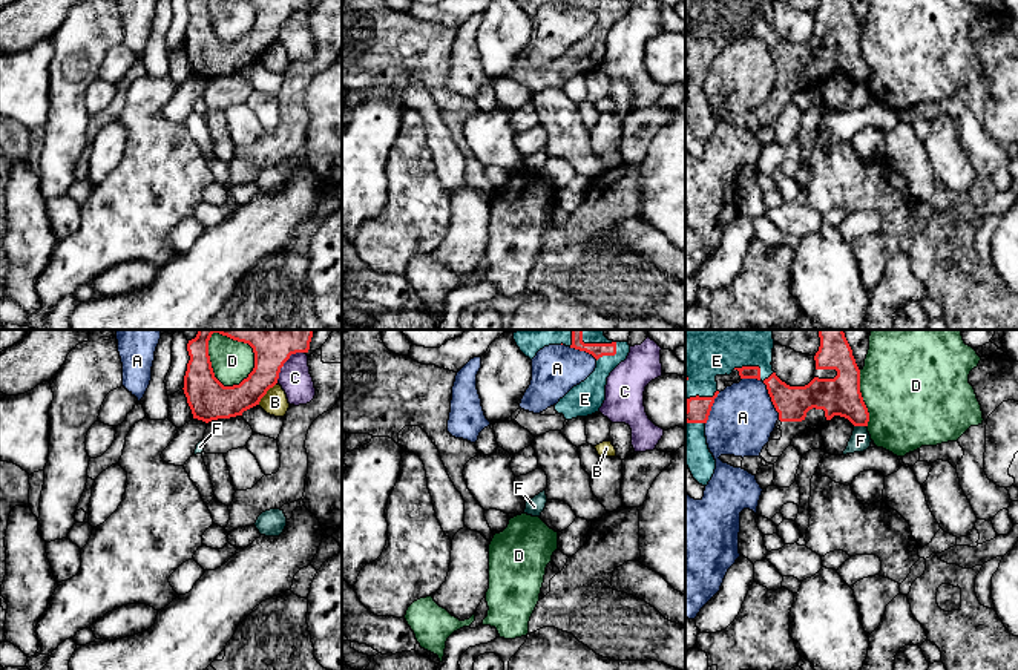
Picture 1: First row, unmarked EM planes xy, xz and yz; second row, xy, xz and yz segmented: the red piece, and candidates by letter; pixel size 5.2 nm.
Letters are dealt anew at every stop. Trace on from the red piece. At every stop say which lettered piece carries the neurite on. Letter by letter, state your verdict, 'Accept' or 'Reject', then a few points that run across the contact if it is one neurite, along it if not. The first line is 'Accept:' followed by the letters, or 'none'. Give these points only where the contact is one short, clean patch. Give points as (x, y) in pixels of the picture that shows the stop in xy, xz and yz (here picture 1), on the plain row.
Accept: E
A: Reject
B: Reject
C: Reject. Line: xy (304, 8), (296, 8), (290, 13), (276, 37)
D: Reject
E: Accept
F: Reject. Line: yz (854, 82), (865, 83)

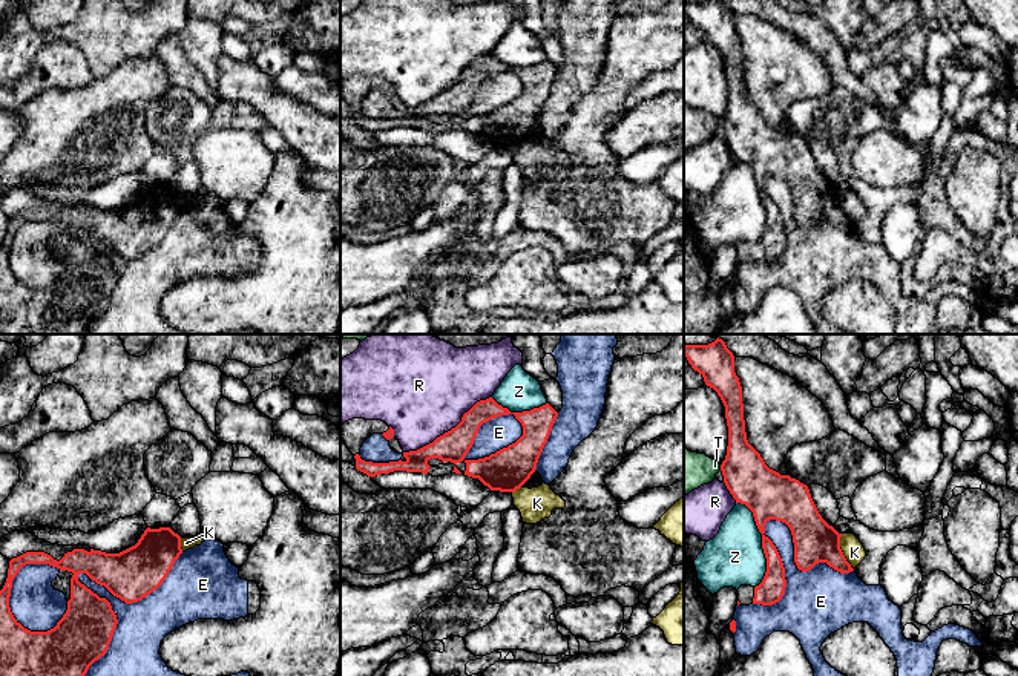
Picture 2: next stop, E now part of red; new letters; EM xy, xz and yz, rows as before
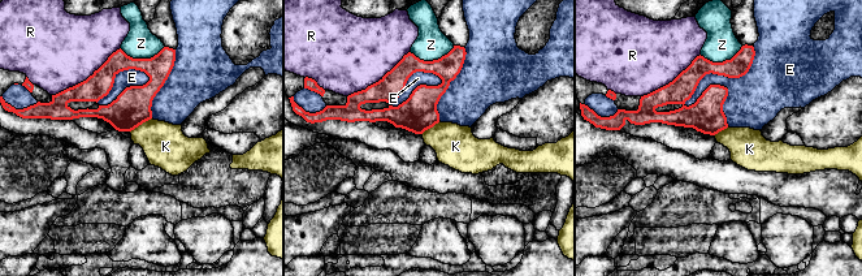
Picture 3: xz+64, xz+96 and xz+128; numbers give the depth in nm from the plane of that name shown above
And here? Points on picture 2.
Accept: none
E: Reject
K: Reject. Line: yz (840, 190), (840, 207), (854, 226)
R: Reject
T: Reject. Line: yz (719, 121), (721, 126)
Z: Reject

